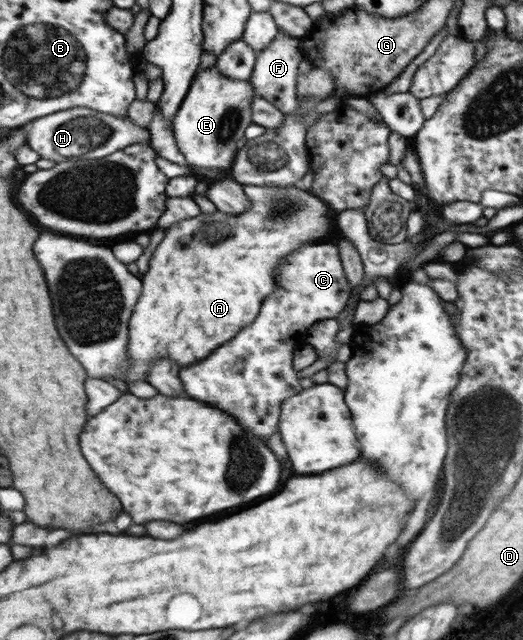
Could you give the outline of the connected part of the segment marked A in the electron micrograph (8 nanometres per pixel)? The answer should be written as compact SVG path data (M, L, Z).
M248 184L243 185L243 190L246 196L248 196L249 209L242 214L230 215L221 213L219 210L210 213L210 215L200 215L200 217L194 217L194 219L188 219L188 221L182 221L178 225L174 225L172 229L167 230L166 237L162 241L162 245L158 247L154 259L152 259L152 265L150 265L147 273L142 276L145 280L145 294L142 296L138 306L136 306L136 312L131 321L130 326L130 368L128 368L128 376L126 376L125 383L128 385L128 392L130 383L136 383L136 381L148 381L148 375L154 367L154 363L162 361L162 359L172 359L176 363L182 363L182 367L190 367L194 363L200 363L212 354L215 349L218 349L222 343L226 343L226 340L232 339L240 330L250 325L254 318L260 312L260 306L262 306L262 300L268 297L268 295L274 292L274 269L278 265L278 261L282 257L286 257L288 253L292 253L296 247L302 247L306 243L314 243L316 239L322 239L326 237L326 233L330 231L332 227L332 217L330 217L330 211L328 211L328 205L322 199L318 199L316 195L310 195L306 193L306 189L299 187L258 187L256 185Z

